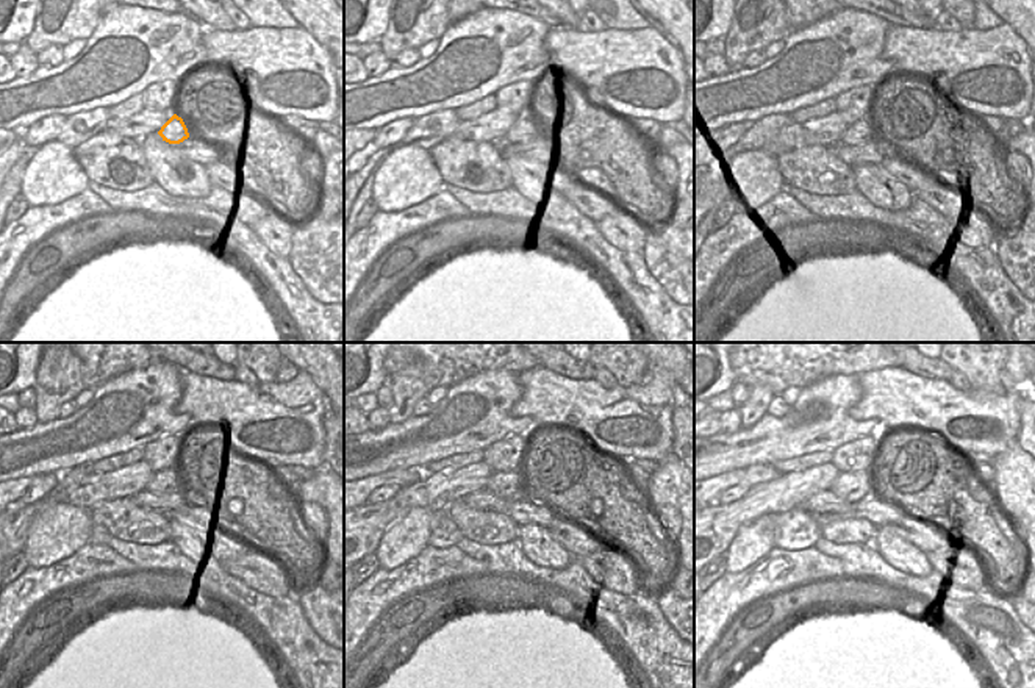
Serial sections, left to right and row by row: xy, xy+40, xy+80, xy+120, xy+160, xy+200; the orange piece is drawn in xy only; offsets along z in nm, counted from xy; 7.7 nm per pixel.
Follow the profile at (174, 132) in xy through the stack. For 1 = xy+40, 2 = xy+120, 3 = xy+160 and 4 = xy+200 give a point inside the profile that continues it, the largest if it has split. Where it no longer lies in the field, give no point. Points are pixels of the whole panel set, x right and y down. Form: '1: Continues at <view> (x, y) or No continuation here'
1: Continues at xy+40 (521, 130)
2: Continues at xy+120 (164, 482)
3: Continues at xy+160 (507, 485)
4: Continues at xy+200 (852, 487).

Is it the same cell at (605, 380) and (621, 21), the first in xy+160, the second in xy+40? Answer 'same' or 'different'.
different

